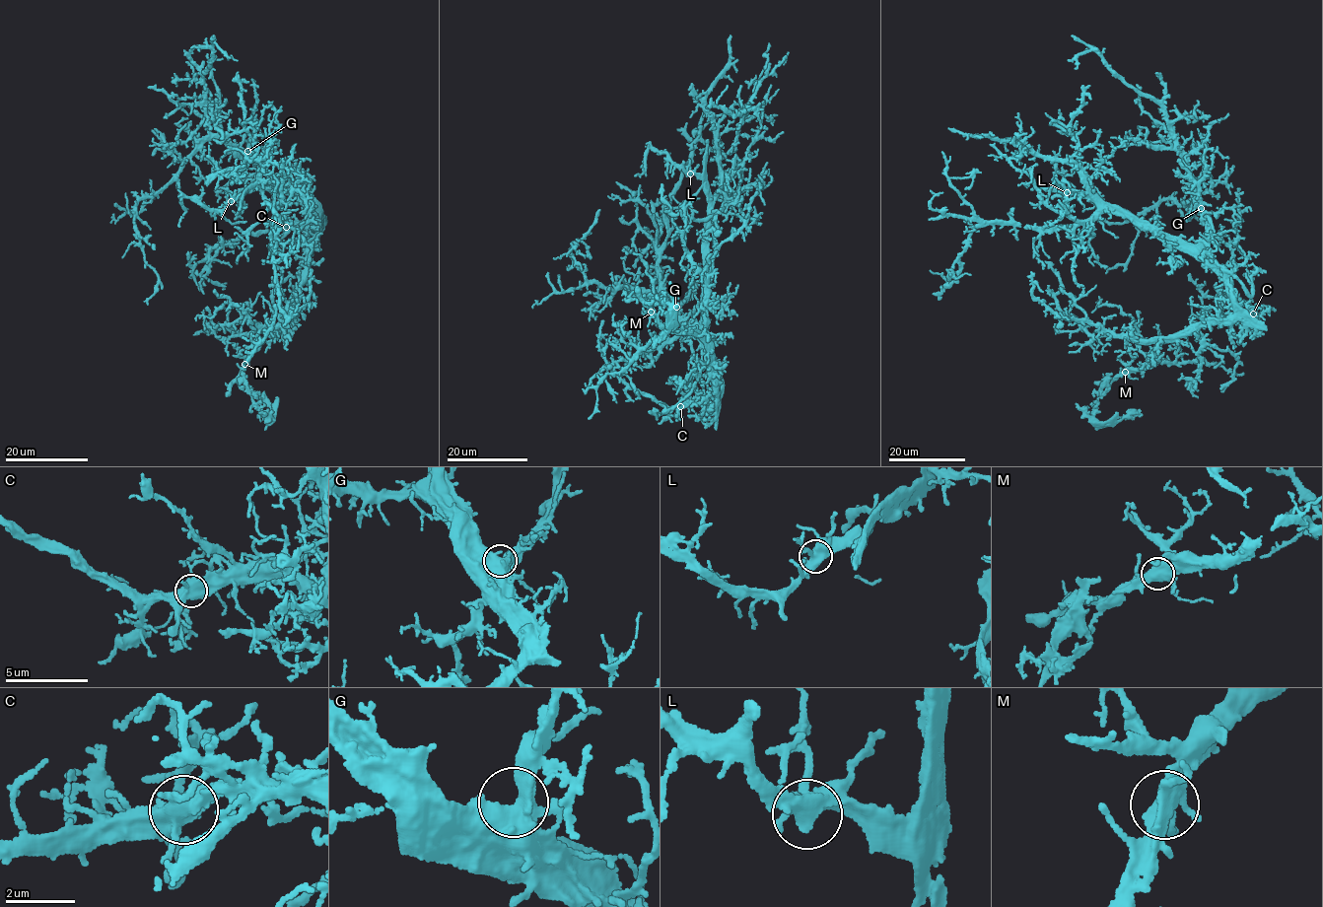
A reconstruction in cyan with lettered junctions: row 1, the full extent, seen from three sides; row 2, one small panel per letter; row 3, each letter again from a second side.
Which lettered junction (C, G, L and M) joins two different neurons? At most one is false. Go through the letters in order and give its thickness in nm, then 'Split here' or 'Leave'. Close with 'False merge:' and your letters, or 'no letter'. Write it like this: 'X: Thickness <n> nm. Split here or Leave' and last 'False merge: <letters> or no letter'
C: Thickness 500 nm. Leave
G: Thickness 500 nm. Leave
L: Thickness 500 nm. Leave
M: Thickness 500 nm. Leave
False merge: no letter

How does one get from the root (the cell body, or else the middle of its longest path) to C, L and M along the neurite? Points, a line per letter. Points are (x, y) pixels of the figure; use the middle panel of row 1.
C: (706, 332), (704, 354), (717, 384), (714, 402), (691, 399), (680, 406)
L: (706, 332), (703, 316), (709, 209), (703, 179), (697, 174), (690, 174)
M: (706, 332), (704, 354), (720, 387), (718, 391), (709, 343), (697, 335), (678, 333), (662, 326), (651, 312)

